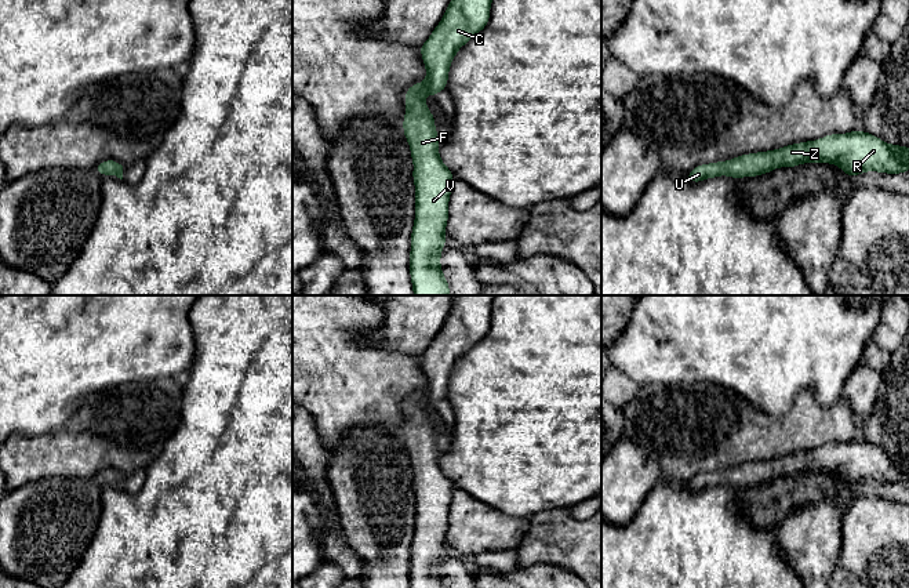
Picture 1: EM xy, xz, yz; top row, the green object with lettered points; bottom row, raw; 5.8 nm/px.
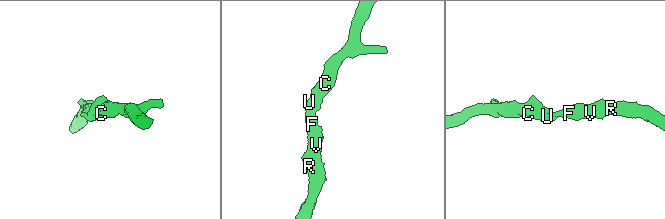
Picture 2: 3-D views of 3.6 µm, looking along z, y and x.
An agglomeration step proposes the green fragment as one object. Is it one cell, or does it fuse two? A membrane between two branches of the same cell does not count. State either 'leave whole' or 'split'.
leave whole

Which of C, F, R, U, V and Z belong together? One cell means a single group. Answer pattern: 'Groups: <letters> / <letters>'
Groups: C F R U V Z

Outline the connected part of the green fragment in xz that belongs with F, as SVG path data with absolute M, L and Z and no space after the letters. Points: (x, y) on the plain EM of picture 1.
M457 295L441 330L430 346L419 356L426 375L426 389L412 393L404 403L407 415L403 439L411 458L415 493L415 529L411 542L410 585L411 588L446 588L440 574L441 559L446 555L446 534L454 483L439 465L439 447L434 425L426 417L425 400L433 407L447 396L450 374L472 346L481 341L490 329L492 300L495 295Z

